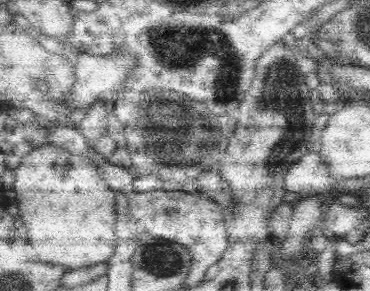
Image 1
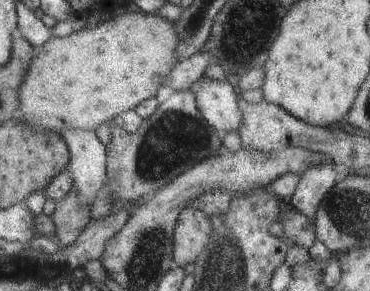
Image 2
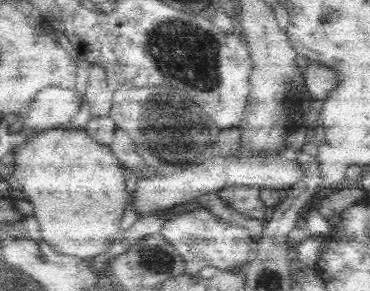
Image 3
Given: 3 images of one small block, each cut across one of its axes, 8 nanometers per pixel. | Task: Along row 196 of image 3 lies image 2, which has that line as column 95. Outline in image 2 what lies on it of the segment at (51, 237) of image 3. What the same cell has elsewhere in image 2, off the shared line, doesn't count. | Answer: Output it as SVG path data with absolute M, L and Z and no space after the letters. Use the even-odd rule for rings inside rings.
M131 10L119 18L107 18L95 28L77 24L75 32L65 38L57 38L53 34L53 38L49 38L43 48L37 48L37 56L33 58L31 70L21 88L21 108L25 122L39 130L53 132L61 132L63 128L95 130L103 122L109 124L117 116L137 110L139 104L155 98L159 88L165 86L167 76L181 62L179 44L181 38L175 22L141 10Z

